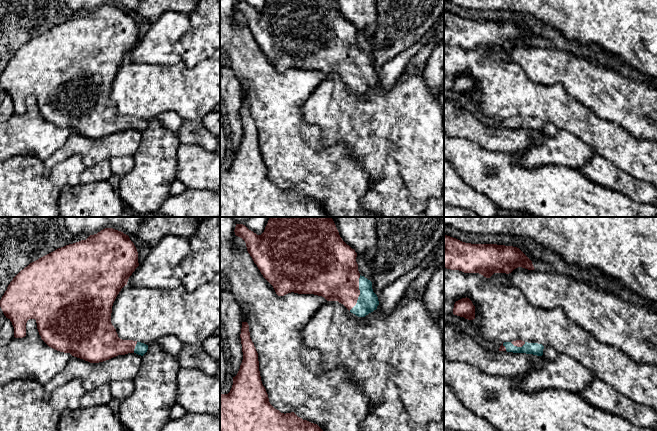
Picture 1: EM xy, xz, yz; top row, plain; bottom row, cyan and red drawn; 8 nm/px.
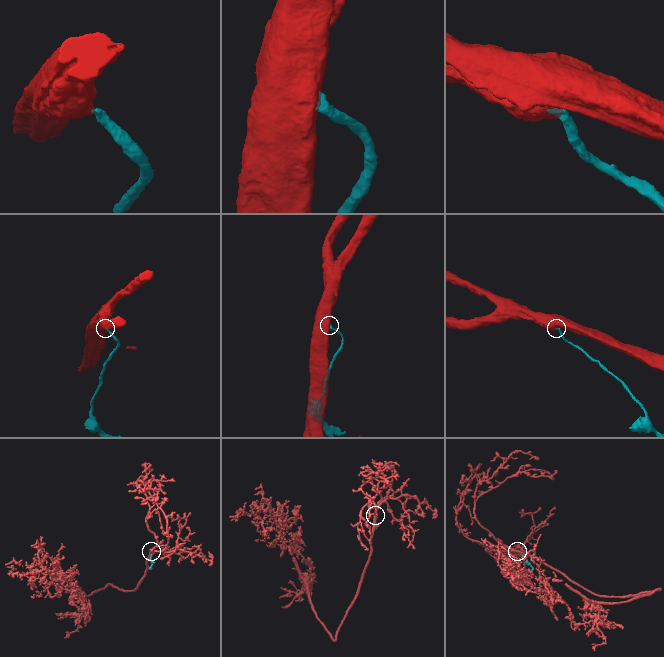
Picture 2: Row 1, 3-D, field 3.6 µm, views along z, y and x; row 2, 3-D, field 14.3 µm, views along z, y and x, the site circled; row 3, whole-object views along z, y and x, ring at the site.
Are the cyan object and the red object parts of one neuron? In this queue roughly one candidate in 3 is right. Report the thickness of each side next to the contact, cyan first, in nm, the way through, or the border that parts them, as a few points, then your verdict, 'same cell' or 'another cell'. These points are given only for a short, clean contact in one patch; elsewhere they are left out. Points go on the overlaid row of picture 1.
170/380 nm | across xz (367, 302), (360, 293), (350, 289), (335, 276) | same cell

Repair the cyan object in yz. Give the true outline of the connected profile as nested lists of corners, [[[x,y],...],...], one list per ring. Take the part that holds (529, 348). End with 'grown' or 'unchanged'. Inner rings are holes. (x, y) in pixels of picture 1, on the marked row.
[[[516,340],[513,342],[504,342],[499,348],[499,351],[507,351],[513,353],[526,353],[537,356],[543,355],[544,346],[538,343],[528,343],[522,340]]]; grown

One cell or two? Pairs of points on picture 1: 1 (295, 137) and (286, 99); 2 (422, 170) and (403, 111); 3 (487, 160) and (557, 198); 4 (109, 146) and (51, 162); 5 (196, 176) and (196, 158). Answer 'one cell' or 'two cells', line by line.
1: one cell
2: one cell
3: one cell
4: one cell
5: one cell

